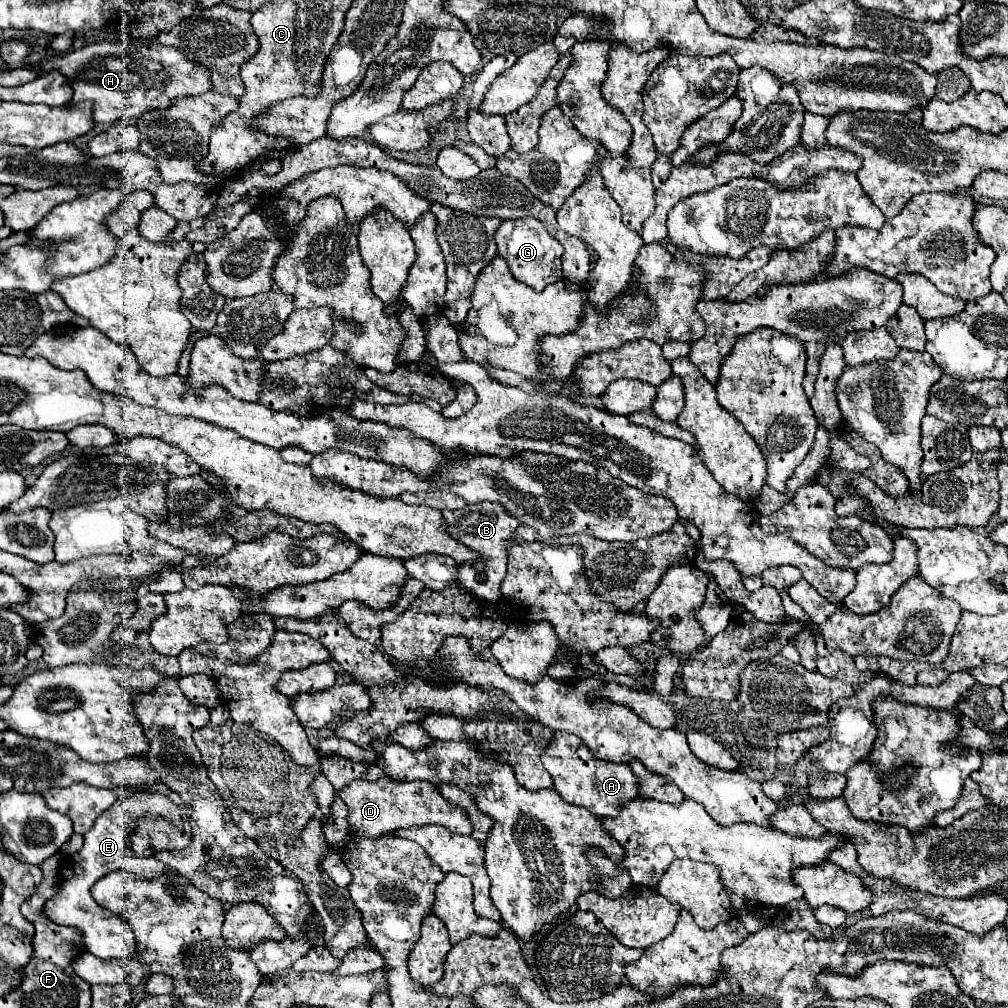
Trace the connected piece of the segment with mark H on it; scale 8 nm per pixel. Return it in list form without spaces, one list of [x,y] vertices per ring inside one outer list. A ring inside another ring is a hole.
[[[119,39],[93,43],[93,45],[81,47],[73,53],[67,53],[63,57],[53,57],[53,59],[45,61],[41,65],[41,69],[51,71],[53,67],[61,67],[61,71],[65,71],[65,75],[69,75],[69,79],[73,79],[73,99],[69,103],[73,105],[73,103],[81,103],[81,101],[93,101],[97,123],[117,123],[121,119],[139,119],[145,111],[169,109],[173,105],[173,101],[179,97],[197,97],[197,95],[203,95],[213,89],[207,67],[189,61],[177,47],[169,47],[169,45],[151,41],[151,57],[149,57],[137,49],[131,49],[129,43],[131,41],[119,41]]]

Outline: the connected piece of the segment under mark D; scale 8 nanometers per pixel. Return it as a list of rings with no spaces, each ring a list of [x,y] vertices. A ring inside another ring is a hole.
[[[355,779],[347,787],[339,791],[339,797],[349,807],[349,829],[355,837],[361,839],[377,839],[379,835],[391,833],[399,827],[411,825],[443,825],[449,831],[457,831],[461,835],[471,835],[473,827],[469,815],[459,807],[449,803],[441,793],[439,787],[427,781],[393,781],[393,779],[379,779],[377,783]]]

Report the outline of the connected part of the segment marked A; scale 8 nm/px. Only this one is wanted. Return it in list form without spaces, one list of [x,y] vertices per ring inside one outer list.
[[[555,733],[551,745],[541,755],[541,761],[553,779],[555,791],[565,799],[565,803],[581,805],[599,819],[617,817],[625,803],[641,797],[637,775],[631,771],[627,763],[611,763],[595,759],[593,753],[585,747],[585,743],[577,739],[577,735]]]

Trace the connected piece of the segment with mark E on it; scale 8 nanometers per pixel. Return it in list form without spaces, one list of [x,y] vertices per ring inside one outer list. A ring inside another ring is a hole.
[[[149,791],[133,793],[127,799],[117,799],[113,805],[119,805],[119,807],[109,807],[105,813],[101,813],[97,817],[93,829],[89,833],[85,833],[85,843],[83,843],[81,851],[77,851],[71,857],[65,857],[63,867],[61,867],[59,889],[43,905],[45,917],[53,919],[53,923],[57,923],[57,925],[75,927],[77,931],[81,931],[87,951],[101,957],[101,959],[131,957],[137,951],[137,941],[135,941],[135,933],[133,933],[131,925],[121,915],[115,915],[113,911],[101,907],[91,895],[91,887],[101,877],[105,877],[111,871],[123,871],[123,873],[131,873],[131,875],[145,877],[145,879],[155,879],[159,875],[165,875],[167,877],[167,891],[171,895],[183,897],[183,893],[173,887],[175,875],[171,871],[167,871],[161,861],[157,861],[155,857],[137,857],[137,855],[133,855],[131,845],[129,845],[129,837],[131,837],[133,829],[137,829],[139,819],[155,813],[155,815],[169,819],[169,823],[177,825],[177,823],[183,823],[181,807],[177,807],[169,797],[159,795],[159,793],[149,793]]]

